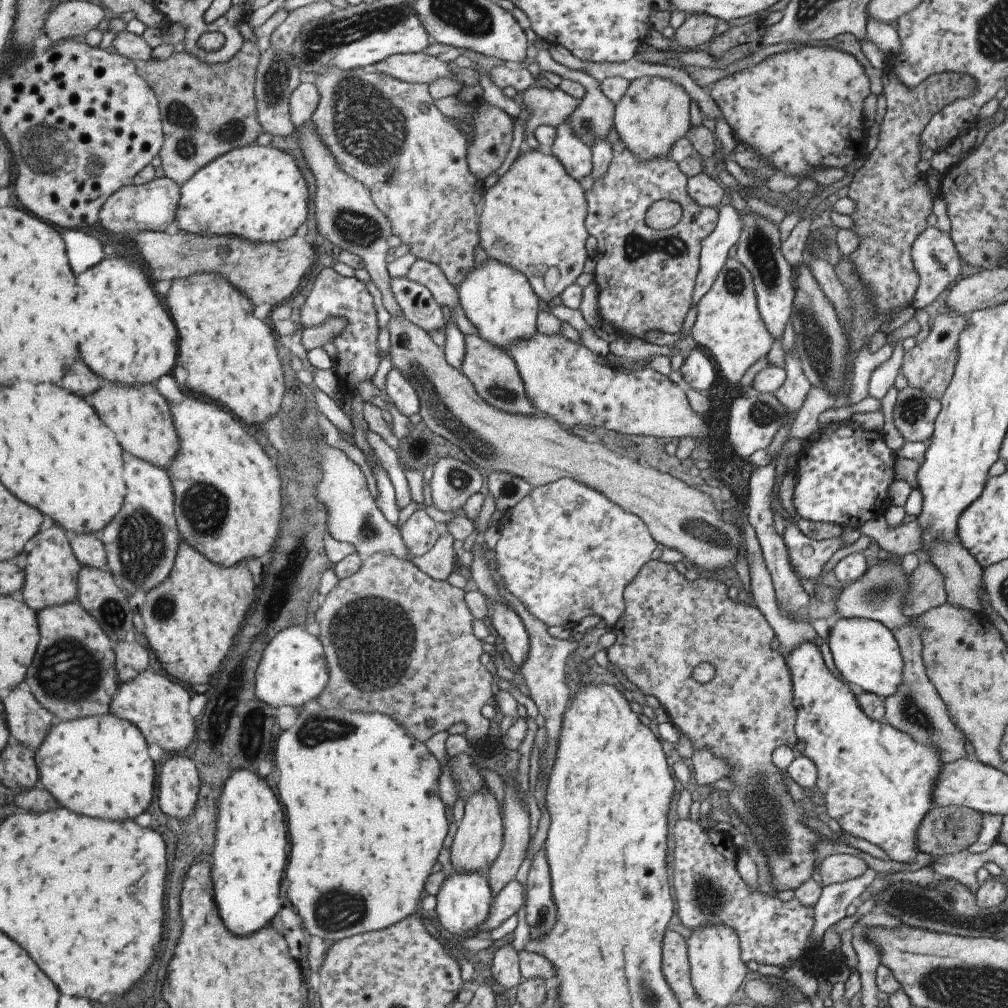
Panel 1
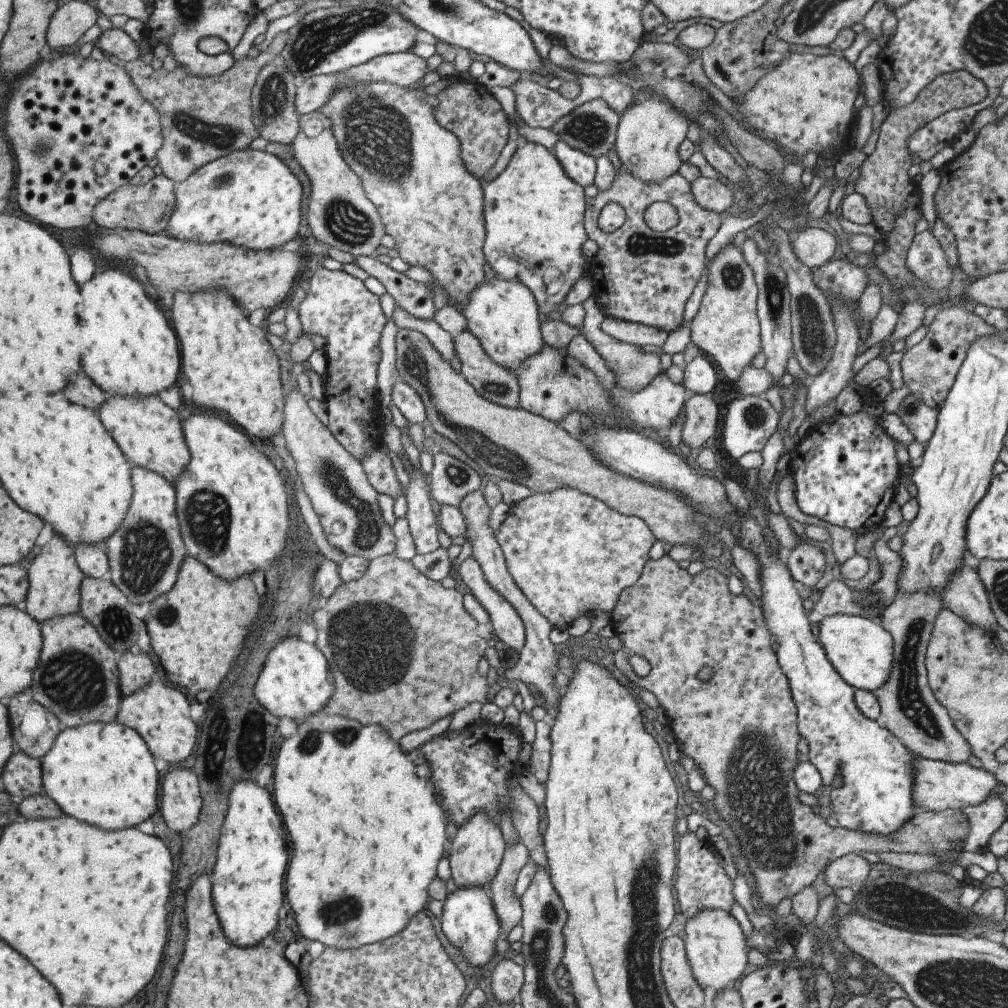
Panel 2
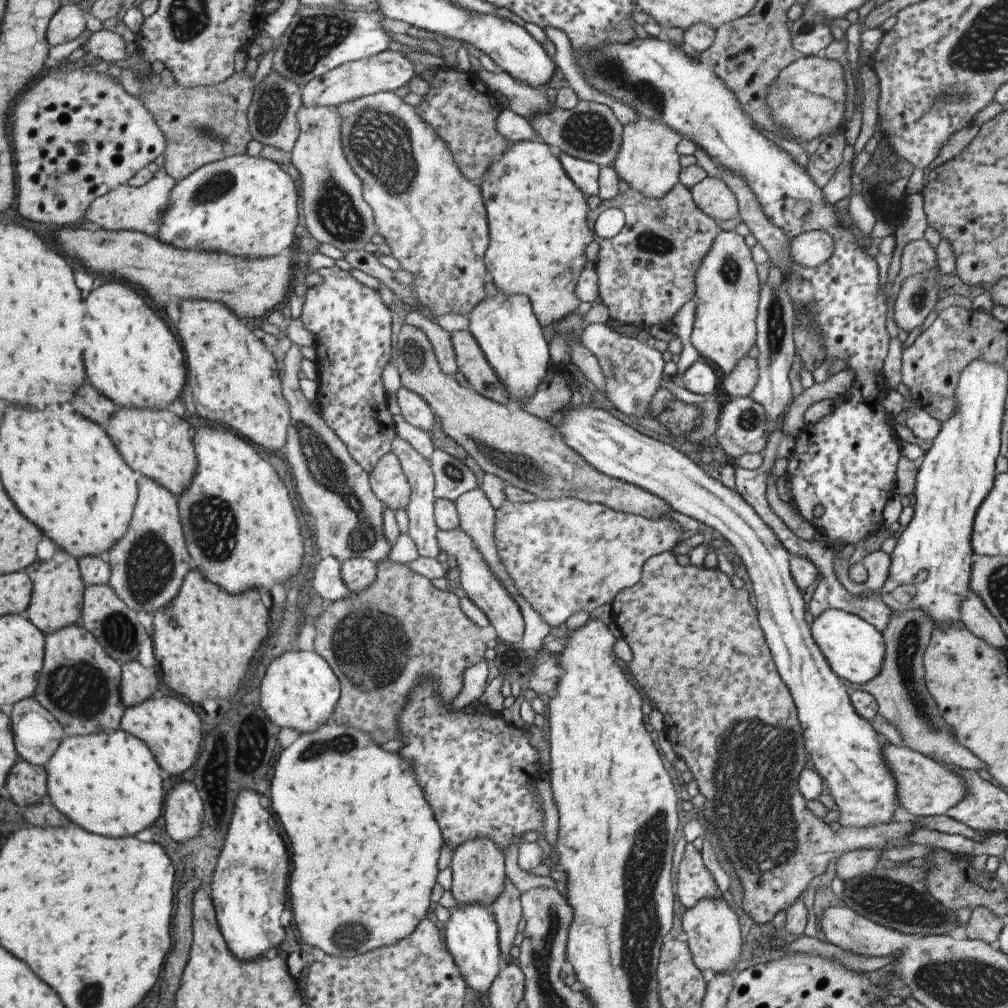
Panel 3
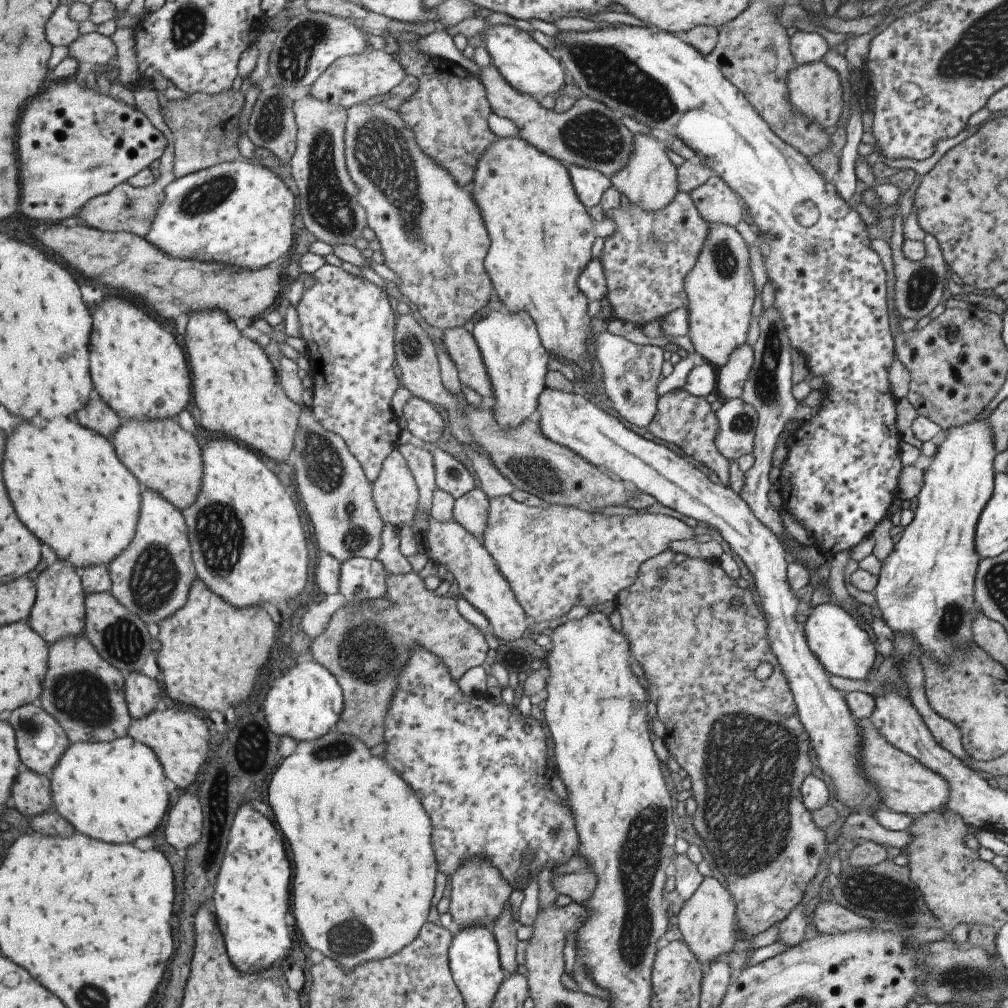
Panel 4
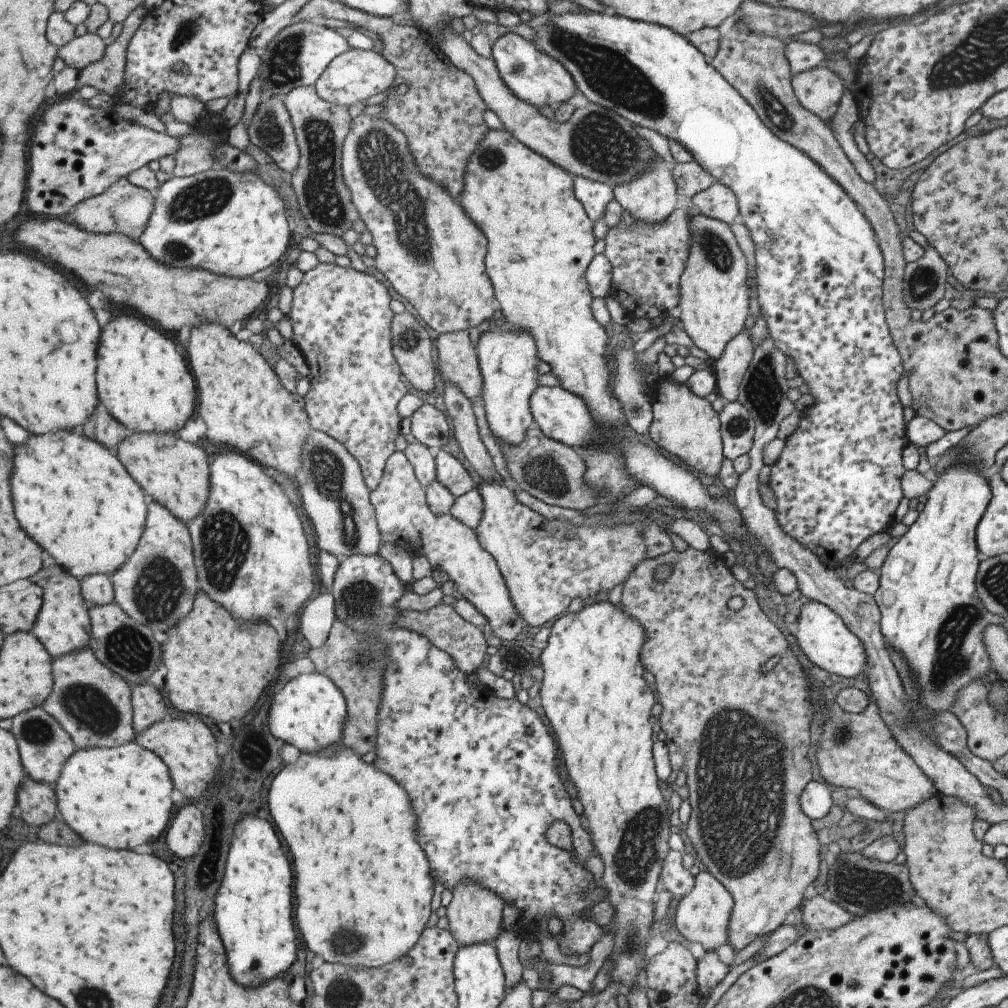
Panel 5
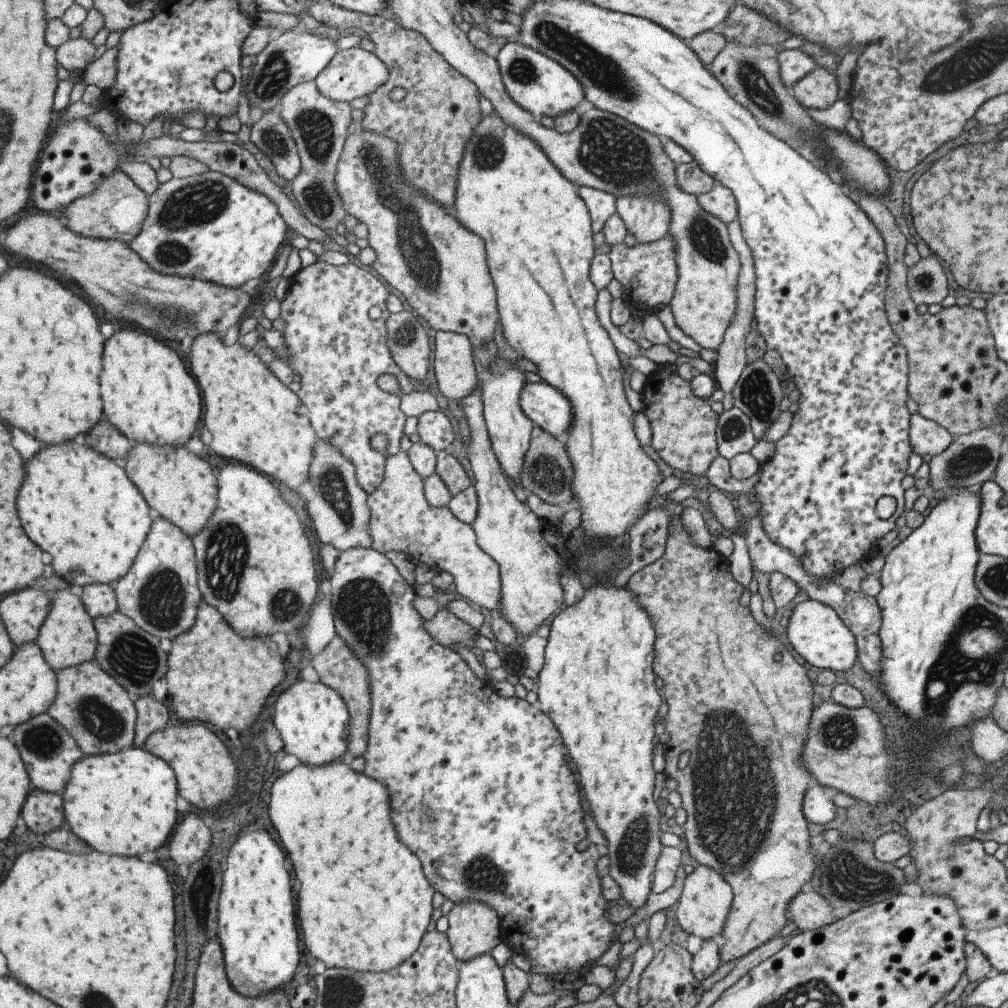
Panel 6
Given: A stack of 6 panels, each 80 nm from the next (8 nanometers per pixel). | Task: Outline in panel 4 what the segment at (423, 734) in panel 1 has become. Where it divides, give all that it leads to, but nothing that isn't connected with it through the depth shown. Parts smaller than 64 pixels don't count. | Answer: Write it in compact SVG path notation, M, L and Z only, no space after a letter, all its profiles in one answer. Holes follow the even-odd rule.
M387 572L386 594L384 598L395 602L395 606L383 610L355 609L349 614L338 610L329 619L327 630L311 644L313 660L321 663L327 672L333 675L342 690L343 708L340 720L335 728L337 732L354 736L368 749L373 748L385 738L383 729L387 707L390 704L392 692L395 690L395 679L399 669L408 657L411 645L419 645L446 664L452 679L456 680L467 670L479 667L485 660L487 643L481 631L467 622L456 609L456 601L437 595L437 591L425 590L422 578L412 572L403 575L392 575Z

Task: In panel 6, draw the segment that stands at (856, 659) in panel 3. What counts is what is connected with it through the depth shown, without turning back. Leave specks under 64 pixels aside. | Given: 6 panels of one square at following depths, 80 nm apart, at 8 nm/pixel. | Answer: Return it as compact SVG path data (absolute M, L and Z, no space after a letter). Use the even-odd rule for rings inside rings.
M803 598L793 606L786 622L785 636L787 642L792 645L793 650L805 660L822 670L841 672L849 670L853 666L856 657L856 644L851 631L839 620L835 611L822 602Z

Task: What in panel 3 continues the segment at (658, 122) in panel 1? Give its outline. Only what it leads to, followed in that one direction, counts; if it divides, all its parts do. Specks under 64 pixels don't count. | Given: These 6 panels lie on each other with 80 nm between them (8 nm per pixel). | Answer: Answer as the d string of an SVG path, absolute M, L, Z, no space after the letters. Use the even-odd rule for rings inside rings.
M638 115L634 123L623 127L620 149L611 167L618 180L623 180L629 189L648 199L660 199L678 182L680 166L676 144L681 139L673 129Z

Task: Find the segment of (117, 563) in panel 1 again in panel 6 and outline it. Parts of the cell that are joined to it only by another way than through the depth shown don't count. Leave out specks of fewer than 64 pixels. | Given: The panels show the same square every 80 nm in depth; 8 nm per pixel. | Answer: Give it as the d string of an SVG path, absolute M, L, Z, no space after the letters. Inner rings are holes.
M154 516L150 535L134 567L129 575L113 585L113 589L118 594L119 612L131 617L135 624L153 636L173 642L195 626L204 596L198 581L194 541L170 520Z

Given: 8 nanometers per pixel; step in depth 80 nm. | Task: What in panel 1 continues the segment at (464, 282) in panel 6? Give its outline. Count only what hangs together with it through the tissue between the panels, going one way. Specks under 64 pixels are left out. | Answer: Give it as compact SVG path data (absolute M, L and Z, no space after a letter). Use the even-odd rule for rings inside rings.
M327 67L318 71L315 82L320 90L321 100L317 110L314 112L313 121L316 124L318 133L327 143L327 148L338 162L338 165L346 172L347 175L354 177L360 181L370 192L373 197L374 204L389 218L390 234L394 234L399 238L400 242L409 246L409 254L413 254L416 260L427 261L433 263L441 274L447 279L447 282L453 288L457 288L461 284L462 279L476 266L473 254L478 246L478 217L475 213L475 206L479 206L482 202L482 185L471 172L469 172L466 163L466 144L467 140L460 130L444 116L434 105L433 99L429 95L427 85L425 83L404 83L395 80L393 77L378 73L370 68L363 69L338 69L335 67Z

